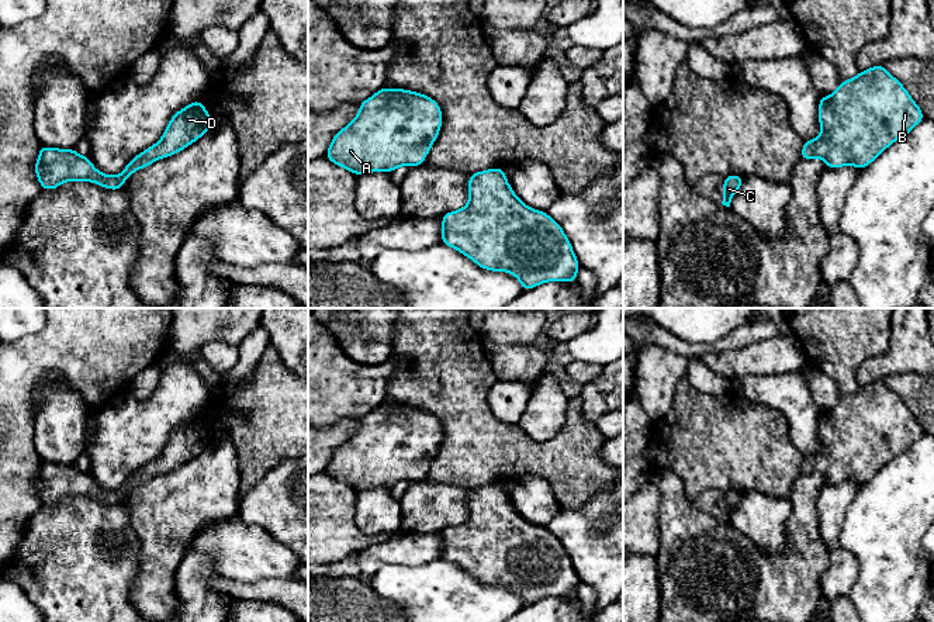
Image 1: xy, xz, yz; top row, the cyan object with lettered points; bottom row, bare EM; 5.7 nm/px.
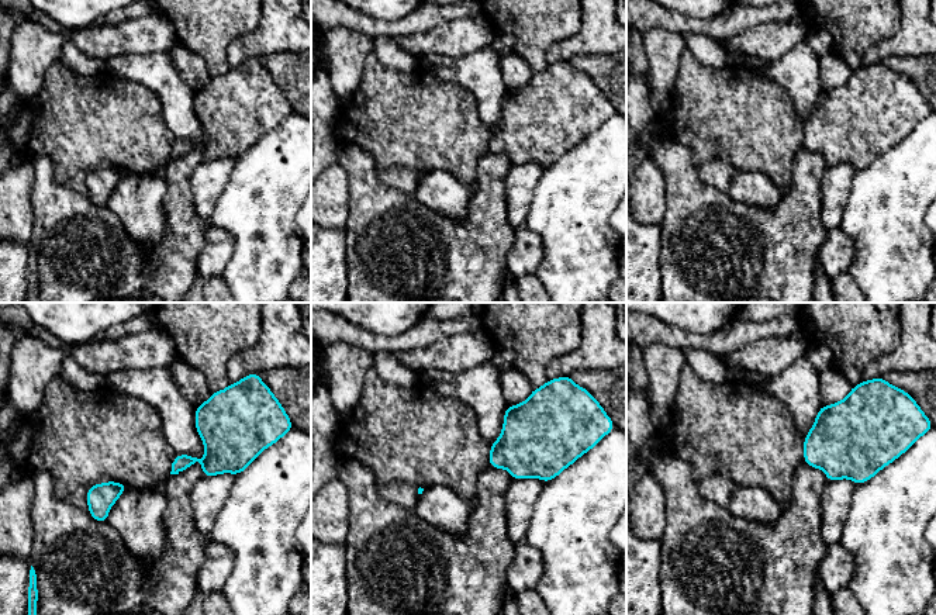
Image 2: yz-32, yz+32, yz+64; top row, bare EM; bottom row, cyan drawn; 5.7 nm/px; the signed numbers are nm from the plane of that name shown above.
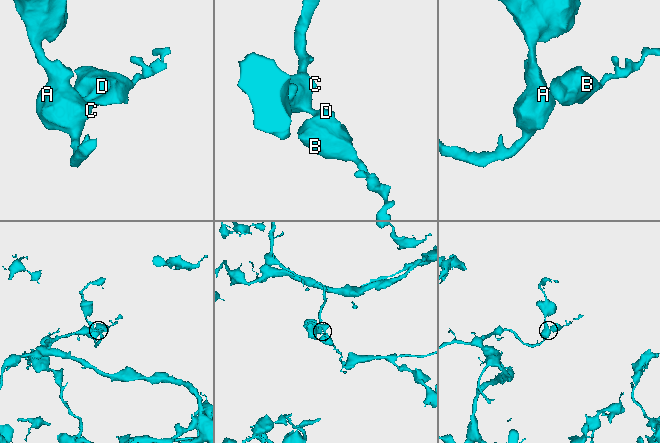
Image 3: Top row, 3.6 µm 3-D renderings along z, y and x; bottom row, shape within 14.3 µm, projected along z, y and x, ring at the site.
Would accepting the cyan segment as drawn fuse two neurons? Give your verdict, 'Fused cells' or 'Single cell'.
Single cell

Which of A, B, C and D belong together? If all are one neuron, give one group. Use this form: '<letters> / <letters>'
A B C D

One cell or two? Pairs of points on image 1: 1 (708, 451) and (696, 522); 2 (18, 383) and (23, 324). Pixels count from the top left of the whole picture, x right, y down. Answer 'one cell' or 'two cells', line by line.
1: two cells
2: two cells

